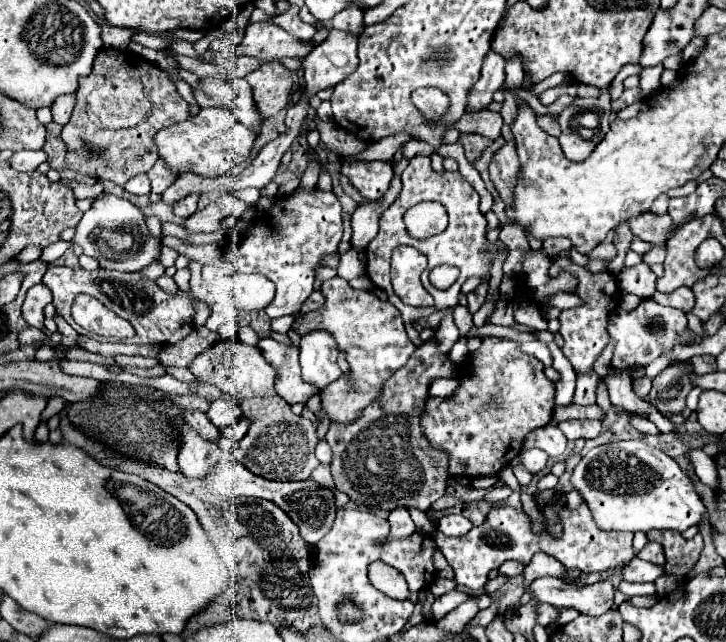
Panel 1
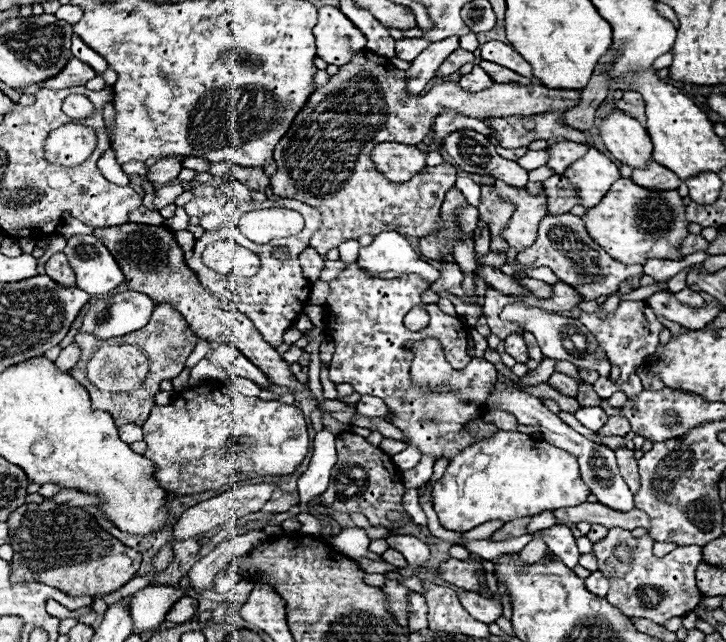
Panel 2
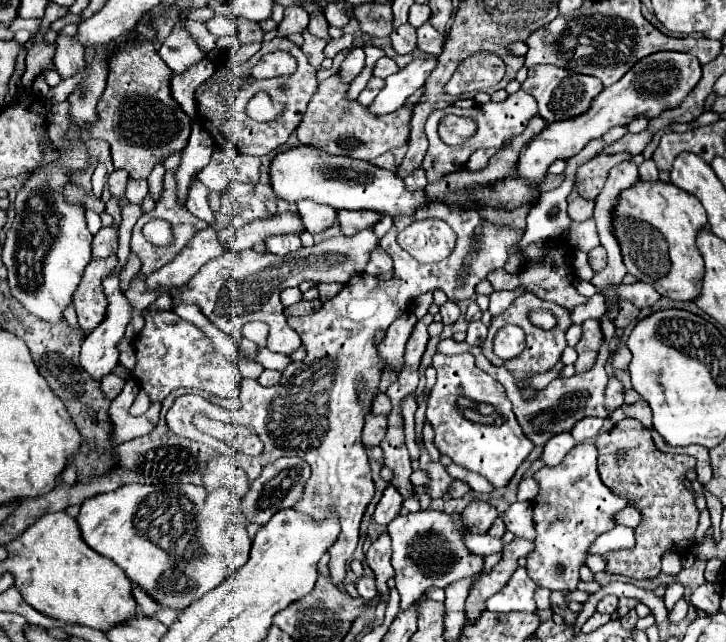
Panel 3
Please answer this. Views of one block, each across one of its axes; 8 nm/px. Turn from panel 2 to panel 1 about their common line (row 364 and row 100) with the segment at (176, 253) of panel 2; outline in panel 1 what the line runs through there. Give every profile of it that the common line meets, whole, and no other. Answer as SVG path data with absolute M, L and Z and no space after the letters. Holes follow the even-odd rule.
M280 62L262 64L258 70L250 72L246 80L254 90L258 112L262 112L262 116L270 118L288 106L294 80L292 72L284 64Z

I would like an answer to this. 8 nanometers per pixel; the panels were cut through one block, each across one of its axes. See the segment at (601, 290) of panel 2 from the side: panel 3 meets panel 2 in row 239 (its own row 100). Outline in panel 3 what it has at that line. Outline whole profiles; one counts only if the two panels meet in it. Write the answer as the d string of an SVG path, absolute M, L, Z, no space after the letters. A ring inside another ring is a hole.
M536 64L534 68L530 68L522 88L536 98L540 116L548 122L554 122L554 120L564 120L568 116L578 116L586 112L586 108L590 106L590 100L602 90L602 82L598 78L572 72L570 68L562 68L562 66L558 68L554 64Z

